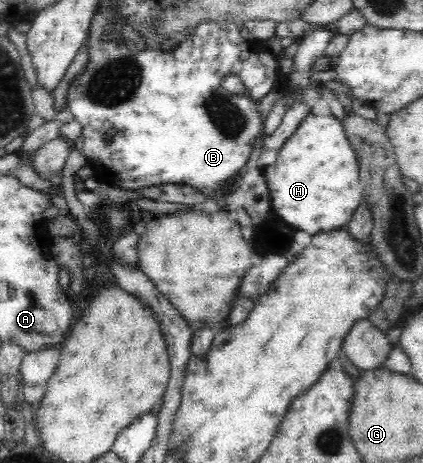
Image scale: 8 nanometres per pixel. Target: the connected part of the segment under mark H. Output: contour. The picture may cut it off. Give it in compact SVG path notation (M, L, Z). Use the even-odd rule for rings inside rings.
M307 114L305 121L283 143L276 161L264 167L263 177L270 194L272 214L277 214L291 226L308 232L311 236L329 233L347 226L363 198L363 187L359 177L358 160L342 125L333 115Z

